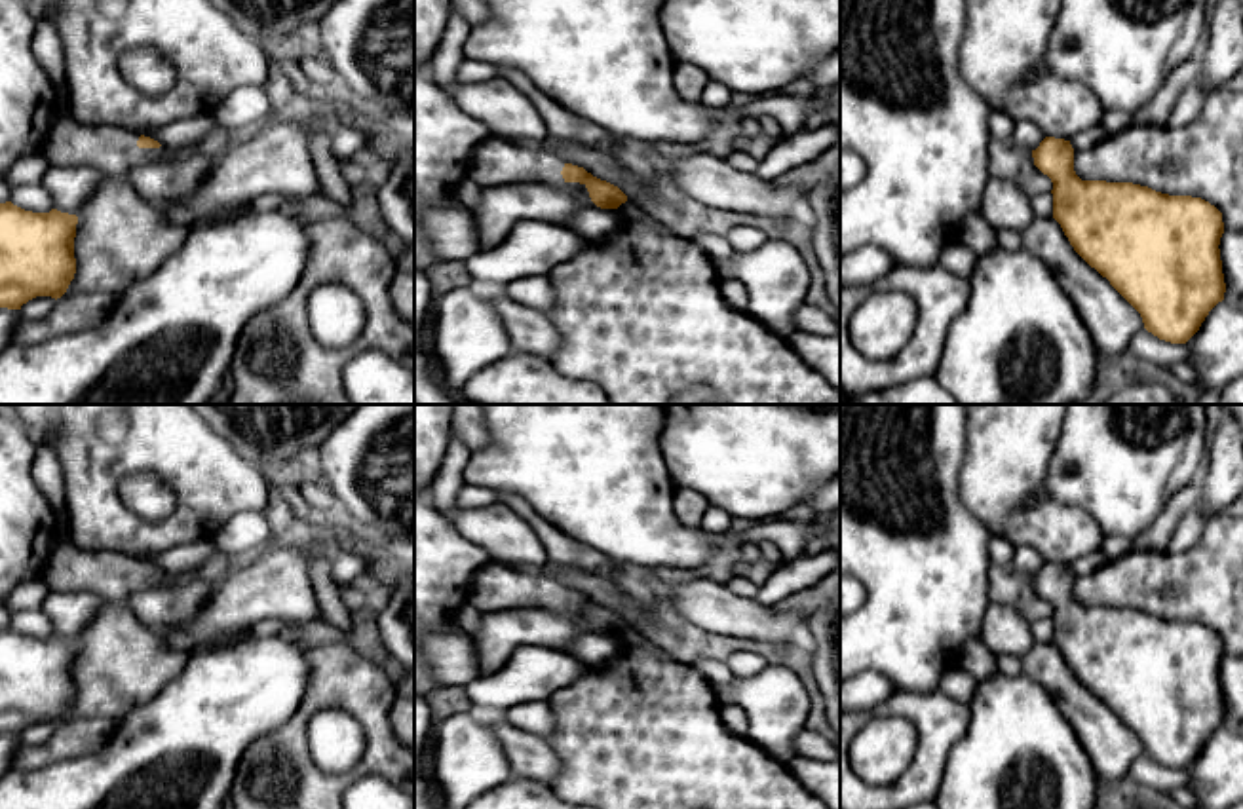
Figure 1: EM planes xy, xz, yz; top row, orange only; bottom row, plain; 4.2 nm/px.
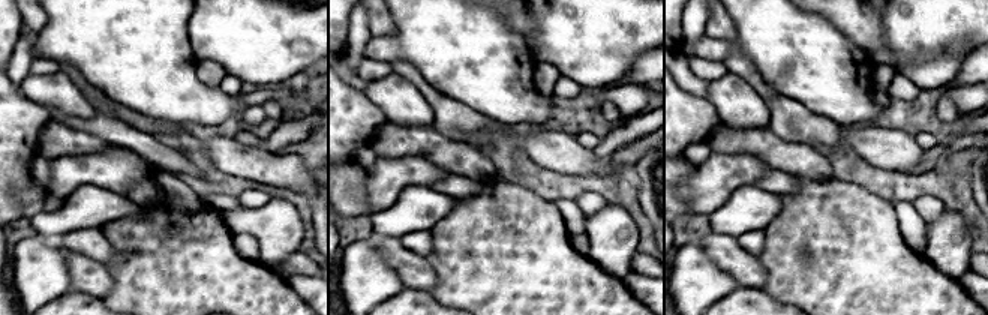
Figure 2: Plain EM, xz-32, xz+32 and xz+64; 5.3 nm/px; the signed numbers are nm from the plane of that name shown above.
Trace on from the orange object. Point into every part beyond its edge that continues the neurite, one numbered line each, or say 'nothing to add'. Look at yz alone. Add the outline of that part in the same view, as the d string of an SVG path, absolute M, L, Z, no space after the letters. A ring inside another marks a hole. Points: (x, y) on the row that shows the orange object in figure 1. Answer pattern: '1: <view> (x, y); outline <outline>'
nothing to add

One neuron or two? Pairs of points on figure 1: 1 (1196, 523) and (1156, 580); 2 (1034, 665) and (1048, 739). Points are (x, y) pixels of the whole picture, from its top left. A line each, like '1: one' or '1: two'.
1: two
2: two

